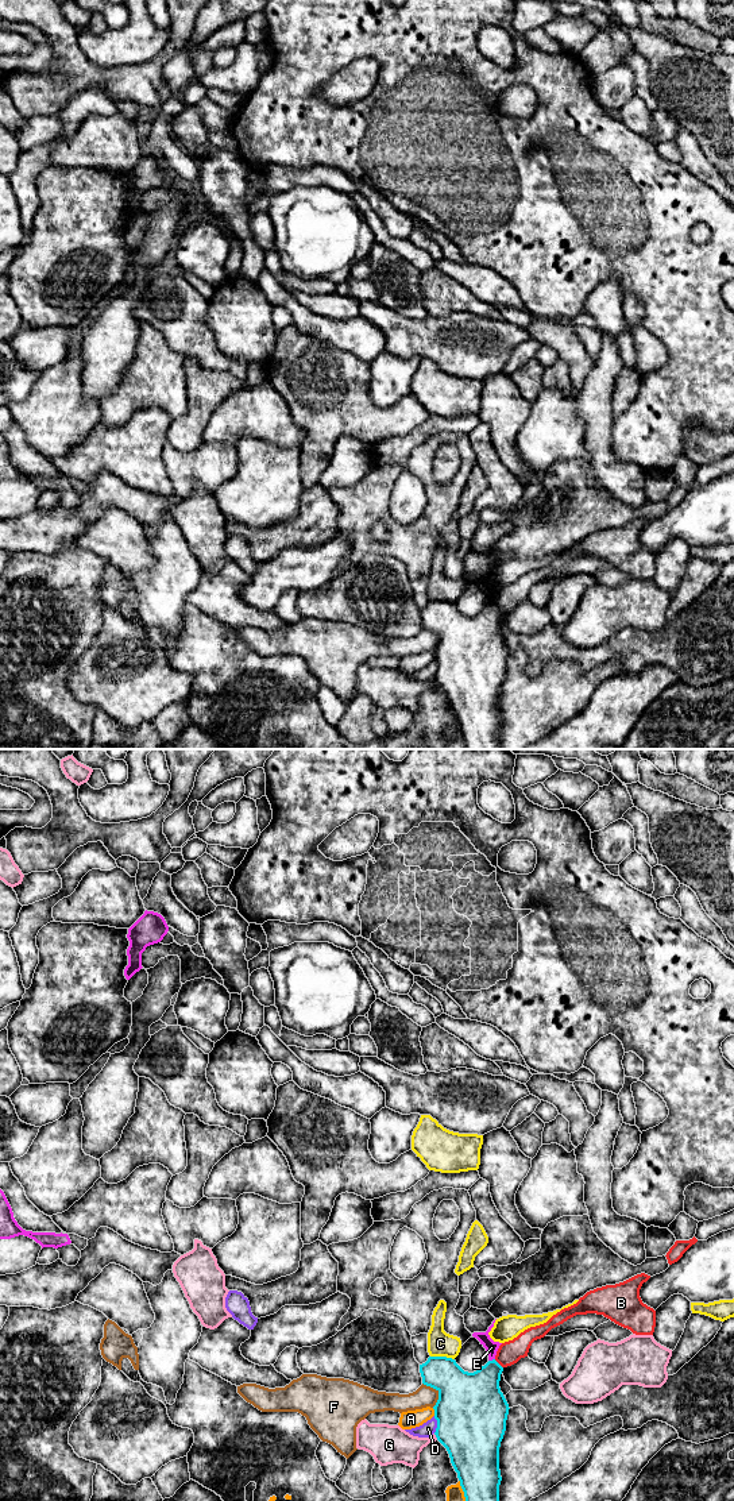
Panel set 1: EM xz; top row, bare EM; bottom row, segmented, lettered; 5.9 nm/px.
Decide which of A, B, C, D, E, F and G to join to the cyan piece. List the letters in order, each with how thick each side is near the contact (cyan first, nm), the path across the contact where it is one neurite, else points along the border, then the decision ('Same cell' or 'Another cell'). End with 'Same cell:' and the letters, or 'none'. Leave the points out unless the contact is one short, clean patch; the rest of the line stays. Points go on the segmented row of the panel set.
A: Thickness 420 nm (cyan) against 110 nm. Another cell
B: Thickness 320 nm (cyan) against 140 nm. Boundary: xz (494, 1359), (502, 1368). Another cell
C: Thickness 280 nm (cyan) against 150 nm. Another cell
D: Thickness 420 nm (cyan) against 90 nm. Another cell
E: Thickness 300 nm (cyan) against 80 nm. Another cell
F: Thickness 420 nm (cyan) against 130 nm. Another cell
G: Thickness 420 nm (cyan) against 200 nm. Another cell
Same cell: none

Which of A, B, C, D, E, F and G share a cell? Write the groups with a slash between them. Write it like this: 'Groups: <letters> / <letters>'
Groups: A / B / C / D / E / F / G

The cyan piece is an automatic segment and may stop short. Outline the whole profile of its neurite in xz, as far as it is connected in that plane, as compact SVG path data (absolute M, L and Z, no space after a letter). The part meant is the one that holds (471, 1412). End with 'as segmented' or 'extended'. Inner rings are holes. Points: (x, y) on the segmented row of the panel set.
M429 1357L420 1365L422 1384L439 1392L434 1409L436 1438L447 1448L457 1473L465 1501L499 1501L499 1447L506 1431L509 1404L501 1392L503 1367L488 1361L474 1373L464 1371L455 1359Z; as segmented

